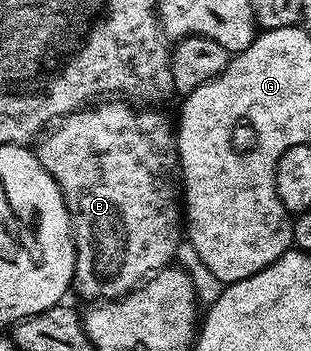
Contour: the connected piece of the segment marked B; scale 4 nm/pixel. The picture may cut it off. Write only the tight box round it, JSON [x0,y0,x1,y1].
[37,100,184,304]

